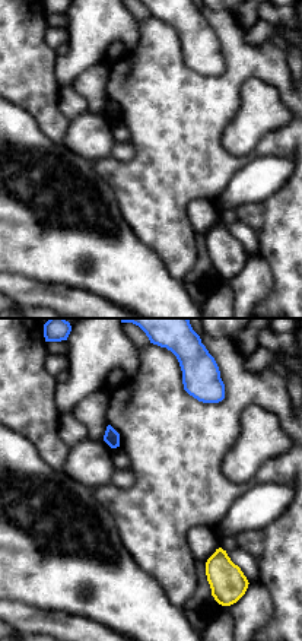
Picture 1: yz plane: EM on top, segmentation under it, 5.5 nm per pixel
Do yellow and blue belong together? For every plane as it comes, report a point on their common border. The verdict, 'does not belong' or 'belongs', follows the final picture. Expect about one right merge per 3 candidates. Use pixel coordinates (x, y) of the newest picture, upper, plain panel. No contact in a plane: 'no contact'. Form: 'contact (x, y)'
no contact

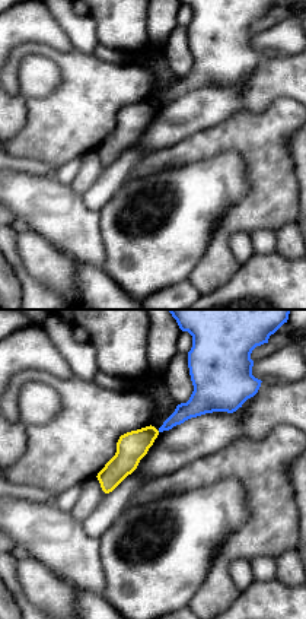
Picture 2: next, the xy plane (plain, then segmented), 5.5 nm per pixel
no contact

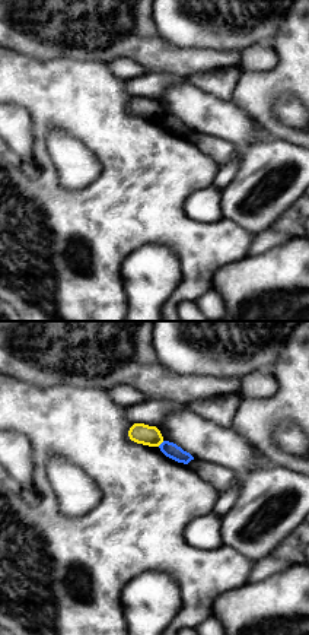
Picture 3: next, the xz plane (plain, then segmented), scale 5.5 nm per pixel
contact (161, 116)

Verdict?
does not belong

